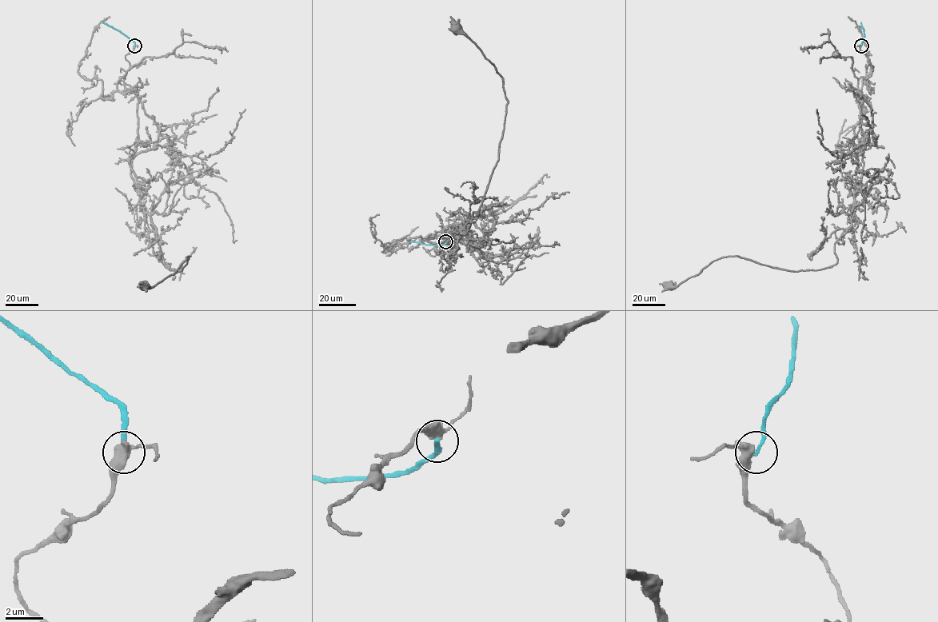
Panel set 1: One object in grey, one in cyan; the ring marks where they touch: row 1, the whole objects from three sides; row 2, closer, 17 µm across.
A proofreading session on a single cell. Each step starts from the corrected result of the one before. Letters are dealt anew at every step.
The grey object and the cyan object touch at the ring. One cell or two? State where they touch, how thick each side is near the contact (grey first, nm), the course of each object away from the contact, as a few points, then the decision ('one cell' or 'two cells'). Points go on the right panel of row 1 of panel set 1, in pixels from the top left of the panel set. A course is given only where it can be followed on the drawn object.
at (861, 45); 480 nm thick on the grey side, 180 nm on the other; grey runs (860, 45), (872, 69), (856, 92), (864, 166), (837, 262), (796, 271), (720, 257), (669, 286); cyan runs (860, 45), (864, 36), (861, 22); two cells

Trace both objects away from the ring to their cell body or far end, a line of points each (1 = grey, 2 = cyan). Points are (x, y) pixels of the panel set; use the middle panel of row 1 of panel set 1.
1: (445, 241), (437, 254), (425, 238), (449, 244), (441, 243), (477, 214), (508, 100), (496, 68), (456, 27)
2: (445, 241), (436, 245), (409, 241)

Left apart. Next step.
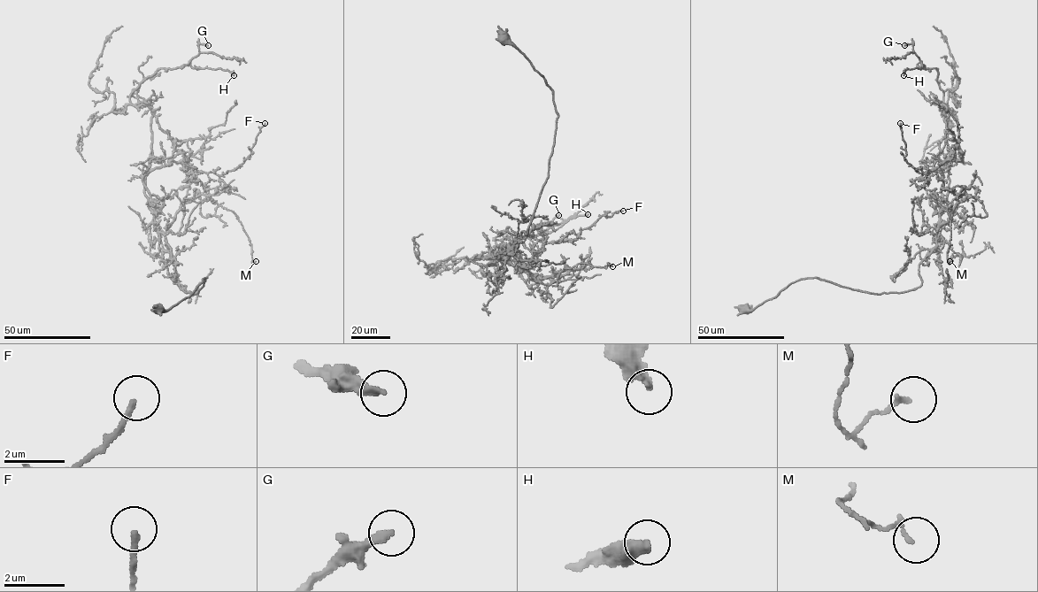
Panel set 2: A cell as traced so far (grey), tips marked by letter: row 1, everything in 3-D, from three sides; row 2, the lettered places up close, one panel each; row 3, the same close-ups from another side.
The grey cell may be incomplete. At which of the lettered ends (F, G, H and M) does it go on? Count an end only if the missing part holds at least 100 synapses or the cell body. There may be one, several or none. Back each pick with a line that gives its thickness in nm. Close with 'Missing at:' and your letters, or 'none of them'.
Missing at: none of them

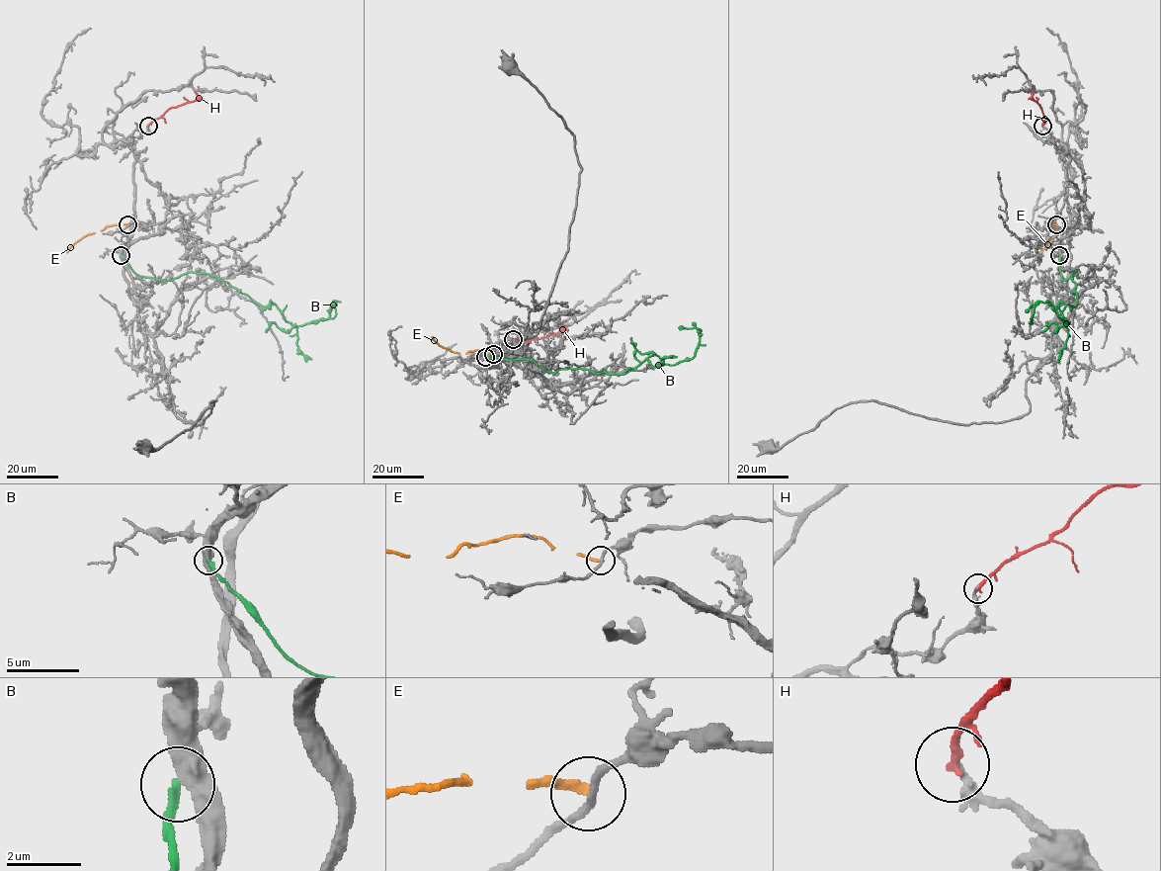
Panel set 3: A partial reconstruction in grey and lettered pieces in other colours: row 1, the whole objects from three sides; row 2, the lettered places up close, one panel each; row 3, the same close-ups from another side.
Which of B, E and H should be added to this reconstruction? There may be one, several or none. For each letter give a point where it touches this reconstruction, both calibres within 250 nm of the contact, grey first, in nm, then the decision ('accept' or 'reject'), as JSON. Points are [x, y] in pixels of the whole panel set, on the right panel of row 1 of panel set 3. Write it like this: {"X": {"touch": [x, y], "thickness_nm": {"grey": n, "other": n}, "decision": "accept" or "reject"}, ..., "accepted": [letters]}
{"B": {"touch": [1059, 255], "thickness_nm": {"grey": 500, "other": 200}, "decision": "reject"}, "E": {"touch": [1056, 224], "thickness_nm": {"grey": 200, "other": 200}, "decision": "reject"}, "H": {"touch": [1042, 126], "thickness_nm": {"grey": 180, "other": 260}, "decision": "reject"}, "accepted": []}

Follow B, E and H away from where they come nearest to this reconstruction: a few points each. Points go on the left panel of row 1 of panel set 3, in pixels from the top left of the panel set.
B: (121, 255), (139, 276), (216, 276), (275, 304), (292, 325), (326, 319), (333, 302), (335, 316), (314, 323)
E: (128, 224), (106, 226), (86, 234), (66, 252)
H: (148, 126), (172, 107), (193, 102), (198, 98), (194, 92)

